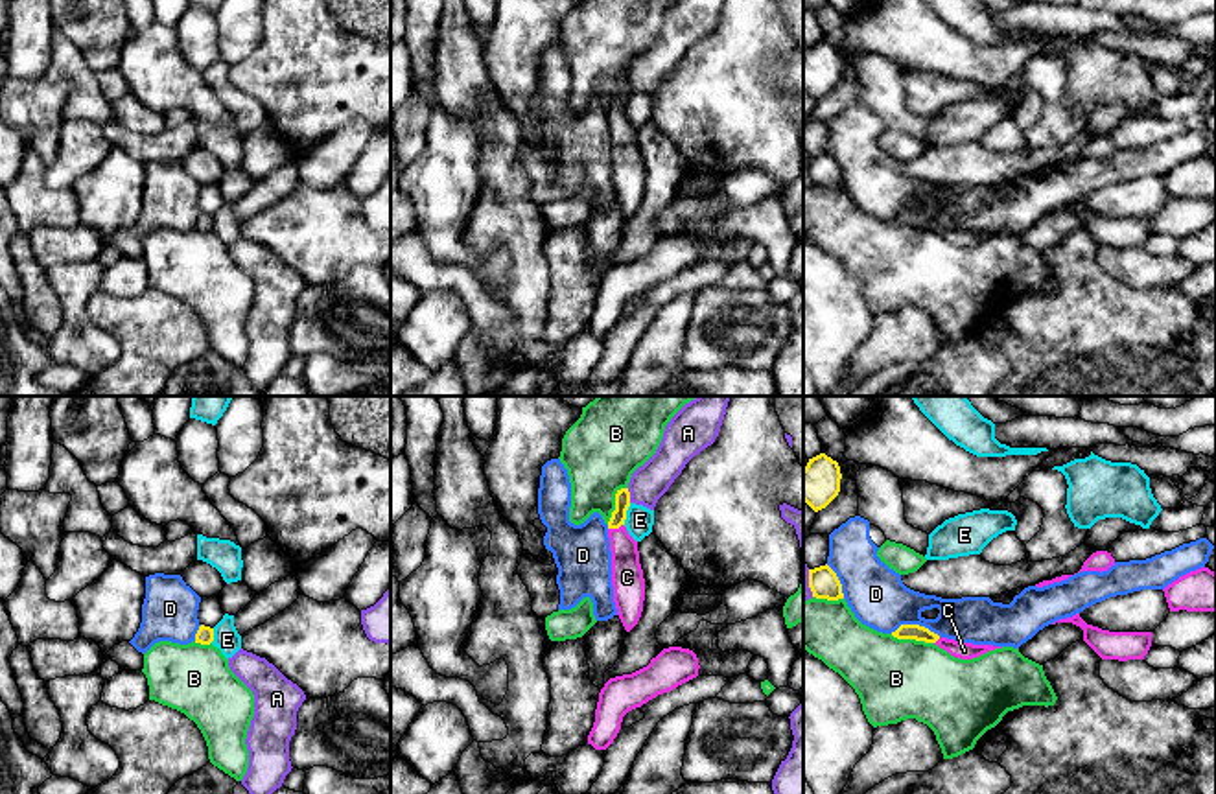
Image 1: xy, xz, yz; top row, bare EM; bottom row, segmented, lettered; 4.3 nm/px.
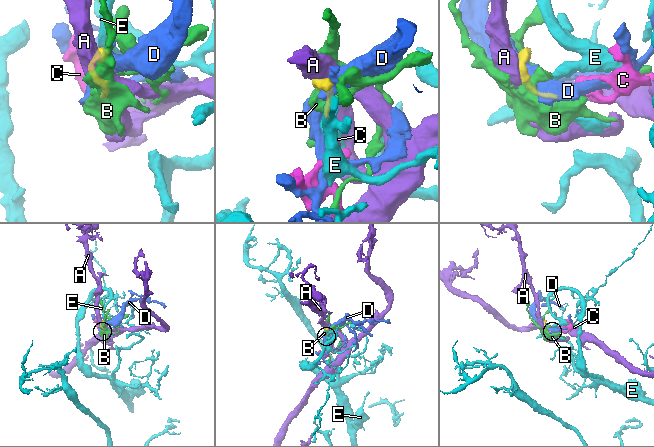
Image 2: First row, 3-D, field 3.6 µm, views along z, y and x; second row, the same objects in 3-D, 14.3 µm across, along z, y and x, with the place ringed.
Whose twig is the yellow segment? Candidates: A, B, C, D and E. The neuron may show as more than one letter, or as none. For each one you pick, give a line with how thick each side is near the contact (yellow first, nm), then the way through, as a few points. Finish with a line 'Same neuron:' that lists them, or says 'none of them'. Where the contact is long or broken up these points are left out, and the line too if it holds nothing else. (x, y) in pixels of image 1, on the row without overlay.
C: calibres 70 and 140 nm; way xz (618, 105), (616, 115), (625, 140), (627, 164)
Same neuron: C

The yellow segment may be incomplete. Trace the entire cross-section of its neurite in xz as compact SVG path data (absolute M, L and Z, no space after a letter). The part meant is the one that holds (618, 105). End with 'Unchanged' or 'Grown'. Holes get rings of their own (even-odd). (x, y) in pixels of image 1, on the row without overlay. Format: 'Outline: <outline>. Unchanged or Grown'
Outline: M628 76L617 77L615 98L608 109L614 190L626 219L637 212L645 188L645 166L639 151L637 129L625 114L628 94Z. Grown

